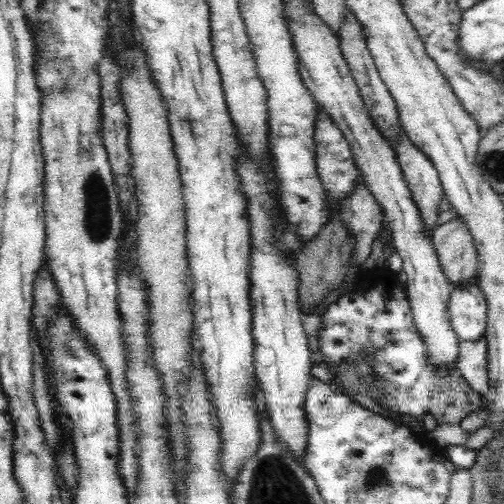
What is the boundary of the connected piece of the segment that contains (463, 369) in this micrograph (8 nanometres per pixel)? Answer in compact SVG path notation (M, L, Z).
M482 337L480 340L459 341L459 355L456 365L460 375L465 378L471 388L478 392L480 403L484 407L485 396L488 392L488 372L487 372L487 340Z

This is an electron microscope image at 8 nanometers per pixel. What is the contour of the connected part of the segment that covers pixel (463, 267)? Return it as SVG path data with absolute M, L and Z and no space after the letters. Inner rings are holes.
M460 217L438 225L432 238L442 273L455 288L477 277L477 248Z

